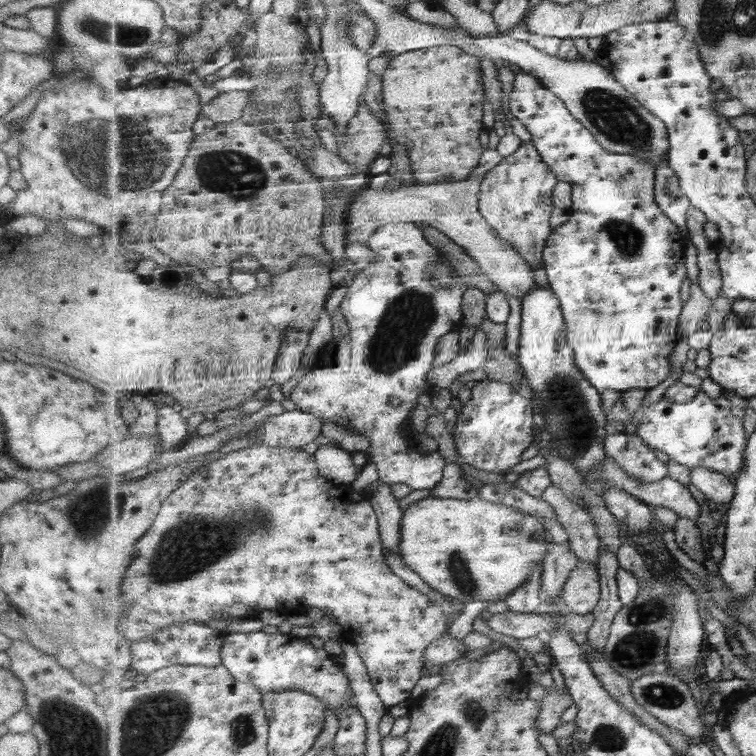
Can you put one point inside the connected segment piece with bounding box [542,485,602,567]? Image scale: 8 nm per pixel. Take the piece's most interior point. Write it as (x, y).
(585, 543)

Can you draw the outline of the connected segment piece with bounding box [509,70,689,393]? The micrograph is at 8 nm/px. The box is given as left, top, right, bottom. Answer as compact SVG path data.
M523 72L516 74L513 82L513 89L509 94L510 113L517 118L531 134L531 141L537 148L537 151L543 157L545 163L553 169L560 182L568 182L573 186L573 206L569 208L567 222L556 227L553 234L548 238L547 246L544 250L544 264L546 275L550 288L560 298L561 308L563 308L566 324L568 325L568 343L574 348L575 362L581 369L581 373L589 379L589 383L601 393L603 390L617 390L618 392L627 392L627 390L651 389L659 386L671 372L671 354L679 341L679 320L683 312L683 300L681 300L681 286L688 277L688 267L686 264L686 247L689 239L683 235L679 226L667 216L657 204L655 199L655 165L645 161L641 157L624 155L621 153L609 152L597 141L597 138L581 124L577 117L567 108L564 100L558 97L553 91L542 83L539 77Z

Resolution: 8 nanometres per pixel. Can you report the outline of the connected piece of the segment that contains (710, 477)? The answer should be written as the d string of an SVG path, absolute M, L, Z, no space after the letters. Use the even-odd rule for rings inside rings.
M693 468L690 470L692 484L703 493L711 507L730 506L736 496L736 484L729 482L727 475L709 468Z

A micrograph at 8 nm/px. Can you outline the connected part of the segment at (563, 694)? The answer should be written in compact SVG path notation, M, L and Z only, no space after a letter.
M551 687L551 691L545 693L545 697L540 700L541 713L539 713L538 730L544 734L552 734L557 726L563 723L561 717L565 711L573 705L573 698L567 687Z

